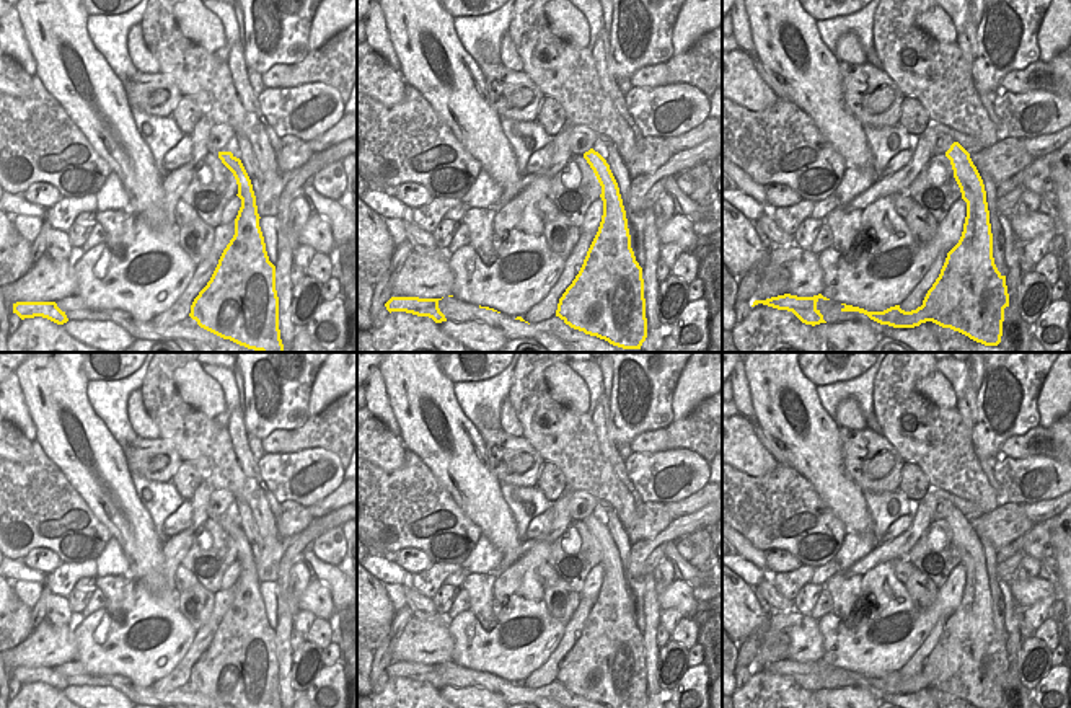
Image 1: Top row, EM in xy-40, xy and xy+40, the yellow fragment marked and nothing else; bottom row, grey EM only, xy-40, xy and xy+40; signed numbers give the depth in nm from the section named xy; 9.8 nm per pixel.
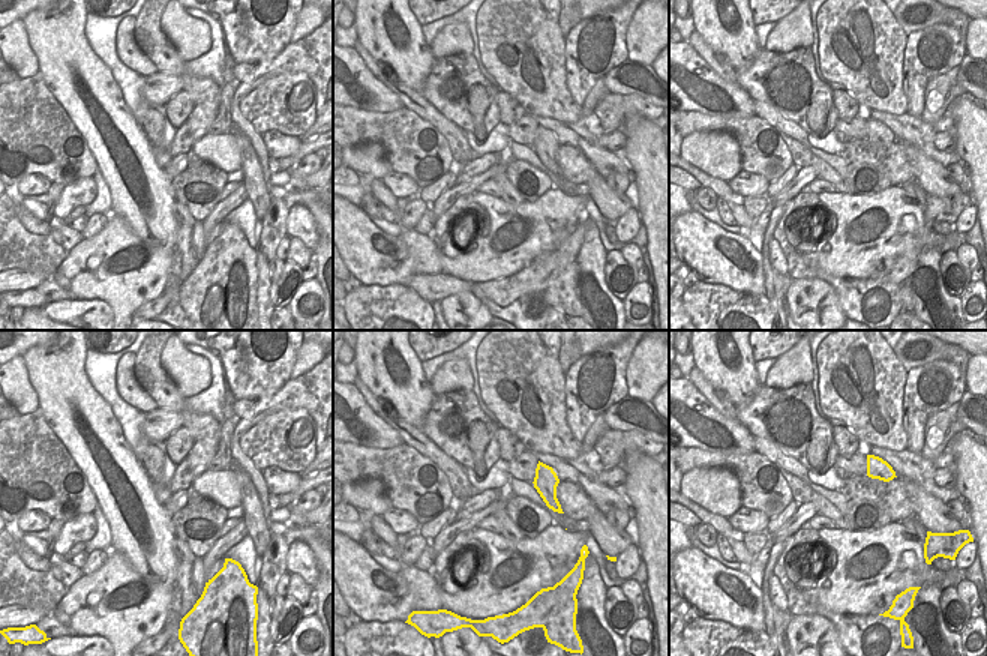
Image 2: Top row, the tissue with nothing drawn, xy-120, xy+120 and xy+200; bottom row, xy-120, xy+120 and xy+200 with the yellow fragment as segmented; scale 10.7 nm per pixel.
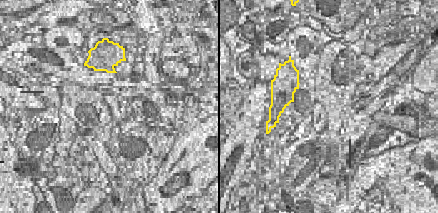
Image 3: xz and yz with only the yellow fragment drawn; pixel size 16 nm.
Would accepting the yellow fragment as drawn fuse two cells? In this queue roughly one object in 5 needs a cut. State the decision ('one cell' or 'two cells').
two cells

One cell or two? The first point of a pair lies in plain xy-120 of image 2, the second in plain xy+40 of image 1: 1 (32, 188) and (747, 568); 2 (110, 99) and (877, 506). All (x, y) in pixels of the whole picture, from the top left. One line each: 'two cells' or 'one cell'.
1: two cells
2: two cells

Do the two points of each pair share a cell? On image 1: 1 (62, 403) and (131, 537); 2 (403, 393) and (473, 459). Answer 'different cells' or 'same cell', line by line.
1: same cell
2: same cell

